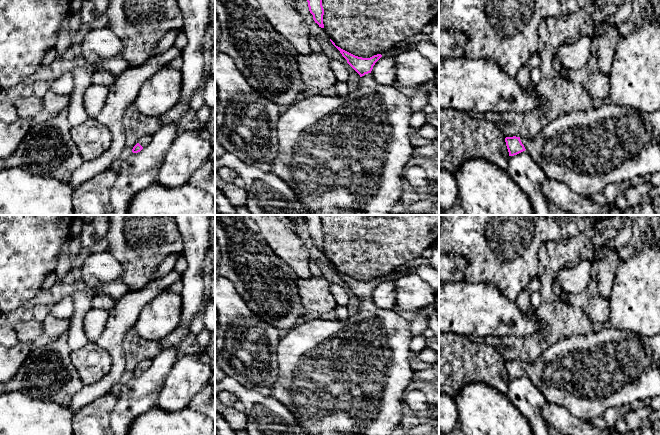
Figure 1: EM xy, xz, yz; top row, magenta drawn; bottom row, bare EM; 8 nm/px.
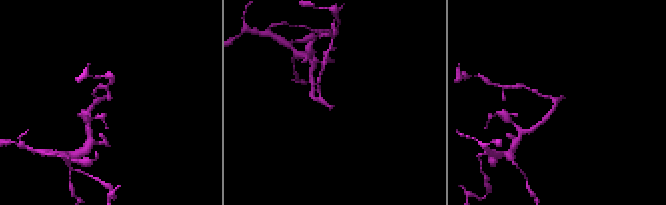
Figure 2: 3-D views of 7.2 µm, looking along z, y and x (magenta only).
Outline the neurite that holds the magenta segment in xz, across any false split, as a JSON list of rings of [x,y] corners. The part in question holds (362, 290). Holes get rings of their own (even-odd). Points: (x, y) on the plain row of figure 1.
[[[331,263],[330,265],[347,284],[347,287],[360,299],[361,303],[358,312],[355,315],[350,315],[345,320],[323,320],[320,318],[309,320],[301,325],[294,326],[285,337],[280,338],[277,346],[278,377],[274,385],[270,388],[270,396],[286,406],[296,418],[298,427],[308,434],[391,435],[394,429],[401,425],[406,389],[413,381],[414,371],[409,363],[410,343],[412,340],[410,323],[398,315],[393,309],[380,308],[373,303],[371,295],[375,287],[382,281],[381,278],[374,279],[370,282],[358,281],[336,270]]]

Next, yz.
[[[605,326],[598,332],[566,337],[548,347],[535,362],[506,361],[509,380],[527,375],[548,403],[561,406],[578,419],[590,422],[611,407],[660,396],[660,334],[640,336],[632,331]]]

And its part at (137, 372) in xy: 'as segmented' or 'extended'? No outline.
extended

